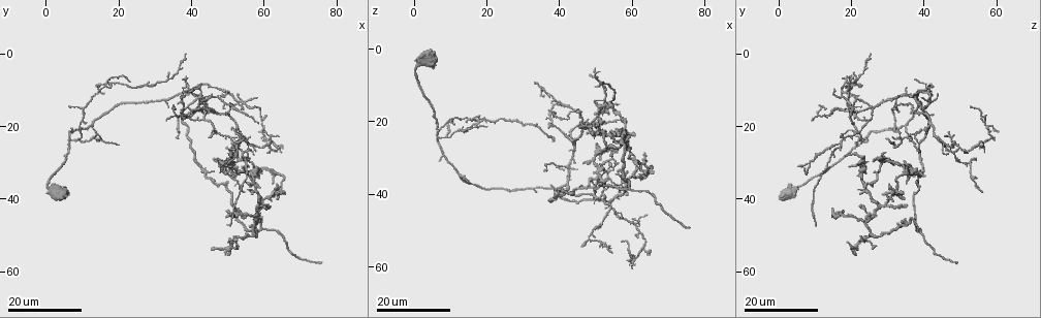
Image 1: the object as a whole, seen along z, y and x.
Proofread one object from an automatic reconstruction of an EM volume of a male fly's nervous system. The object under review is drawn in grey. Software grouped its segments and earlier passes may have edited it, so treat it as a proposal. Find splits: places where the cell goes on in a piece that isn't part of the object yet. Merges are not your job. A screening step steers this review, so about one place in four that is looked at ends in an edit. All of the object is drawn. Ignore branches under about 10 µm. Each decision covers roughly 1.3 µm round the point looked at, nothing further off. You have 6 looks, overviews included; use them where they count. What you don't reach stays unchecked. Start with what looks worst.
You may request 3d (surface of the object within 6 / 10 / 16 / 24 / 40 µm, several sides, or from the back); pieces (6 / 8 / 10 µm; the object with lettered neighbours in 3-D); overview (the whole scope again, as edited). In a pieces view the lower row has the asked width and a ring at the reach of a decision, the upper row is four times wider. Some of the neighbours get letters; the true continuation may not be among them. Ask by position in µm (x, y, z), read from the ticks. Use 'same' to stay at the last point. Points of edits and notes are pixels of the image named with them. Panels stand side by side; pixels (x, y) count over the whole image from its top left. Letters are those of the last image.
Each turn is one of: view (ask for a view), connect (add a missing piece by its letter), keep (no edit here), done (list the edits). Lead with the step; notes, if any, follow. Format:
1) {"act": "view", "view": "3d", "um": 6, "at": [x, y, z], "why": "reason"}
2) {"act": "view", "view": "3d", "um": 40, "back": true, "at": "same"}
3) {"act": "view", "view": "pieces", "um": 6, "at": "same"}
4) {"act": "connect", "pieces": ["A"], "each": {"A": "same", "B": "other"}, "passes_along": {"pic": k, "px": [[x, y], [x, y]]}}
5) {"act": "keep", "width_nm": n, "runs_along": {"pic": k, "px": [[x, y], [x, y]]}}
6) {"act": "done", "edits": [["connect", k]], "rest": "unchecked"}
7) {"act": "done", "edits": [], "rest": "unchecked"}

{"act": "view", "view": "3d", "um": 24, "at": [76.0, 57.5, 49.0], "why": "thin end"}

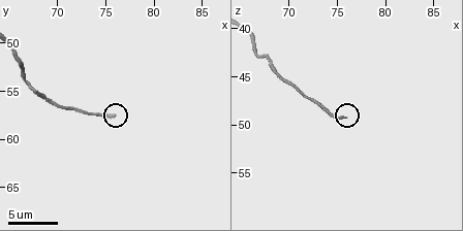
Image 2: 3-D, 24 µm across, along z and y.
{"act": "view", "view": "pieces", "um": 8, "at": [75.6, 57.8, 49.2]}

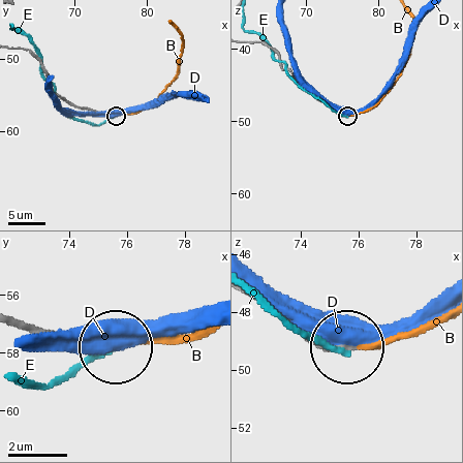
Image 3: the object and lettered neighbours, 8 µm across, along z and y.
{"act": "connect", "pieces": ["B"], "width_nm": 200, "each": {"B": "same", "D": "other", "E": "other"}, "passes_along": {"pic": 3, "px": [[45, 334], [183, 341], [213, 331]]}, "found": "it goes on there"}

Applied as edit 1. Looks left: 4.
{"act": "view", "view": "3d", "um": 16, "at": [58.0, 15.0, 40.5], "why": "an open end"}

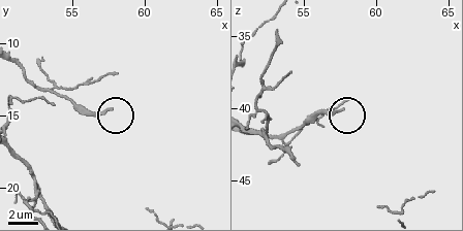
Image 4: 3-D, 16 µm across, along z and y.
{"act": "view", "view": "pieces", "um": 6, "at": [57.6, 14.6, 40.2]}

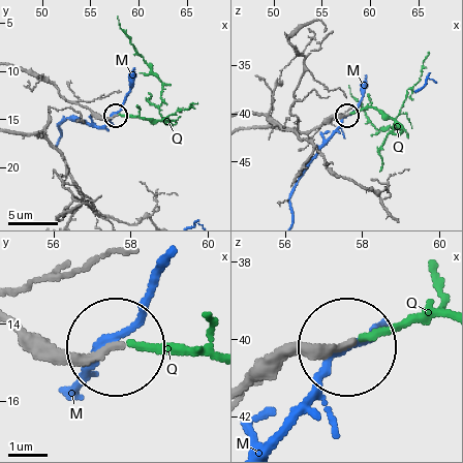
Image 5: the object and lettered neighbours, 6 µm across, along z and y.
{"act": "connect", "pieces": ["Q"], "each": {"M": "other", "Q": "same"}, "passes_along": {"pic": 5, "px": [[22, 327], [70, 357], [130, 346], [209, 353]]}, "found": "it goes on there"}

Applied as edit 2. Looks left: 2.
{"act": "done", "edits": [["connect", 3], ["connect", 5]], "rest": "unchecked"}

